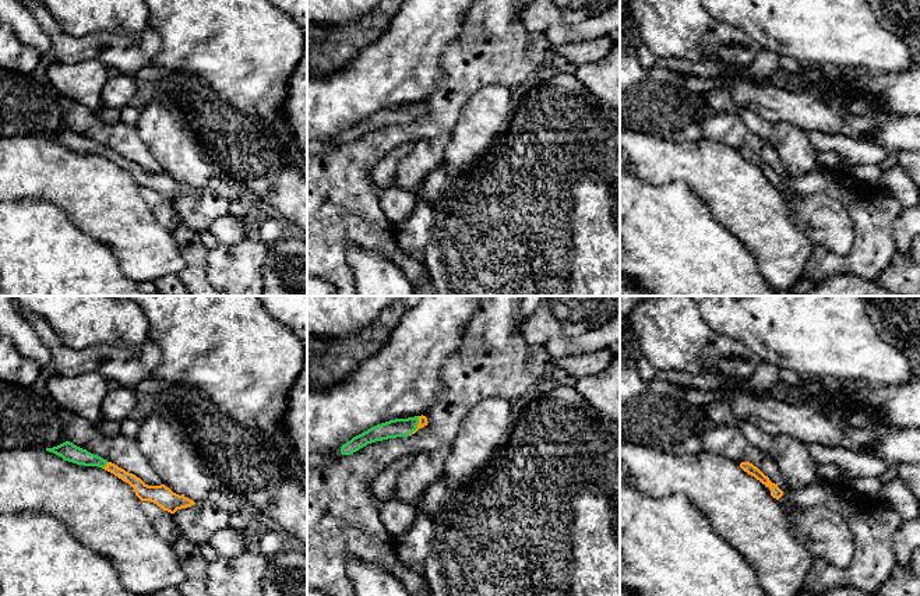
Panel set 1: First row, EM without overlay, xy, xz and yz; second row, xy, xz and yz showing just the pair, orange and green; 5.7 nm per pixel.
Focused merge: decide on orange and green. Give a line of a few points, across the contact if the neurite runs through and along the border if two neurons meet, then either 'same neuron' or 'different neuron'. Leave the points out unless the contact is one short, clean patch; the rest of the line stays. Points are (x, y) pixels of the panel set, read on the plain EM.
xz (423, 109), (418, 113), (399, 115) | same neuron

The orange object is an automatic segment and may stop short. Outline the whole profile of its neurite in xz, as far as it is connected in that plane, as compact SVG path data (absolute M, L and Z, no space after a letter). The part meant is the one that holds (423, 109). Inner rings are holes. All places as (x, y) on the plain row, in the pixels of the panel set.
M415 103L408 106L395 106L381 112L377 112L367 119L353 124L350 128L341 134L342 142L350 142L367 131L383 128L388 126L396 124L408 124L409 121L415 121L419 116L427 113L426 103Z

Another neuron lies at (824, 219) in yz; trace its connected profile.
M815 194L789 198L793 221L814 246L824 246L836 255L847 255L854 243L854 226L845 205L838 200Z

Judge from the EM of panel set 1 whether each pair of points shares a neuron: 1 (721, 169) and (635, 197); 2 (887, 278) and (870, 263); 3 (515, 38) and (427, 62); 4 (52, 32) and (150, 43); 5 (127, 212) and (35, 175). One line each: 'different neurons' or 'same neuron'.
1: different neurons
2: different neurons
3: different neurons
4: same neuron
5: same neuron

